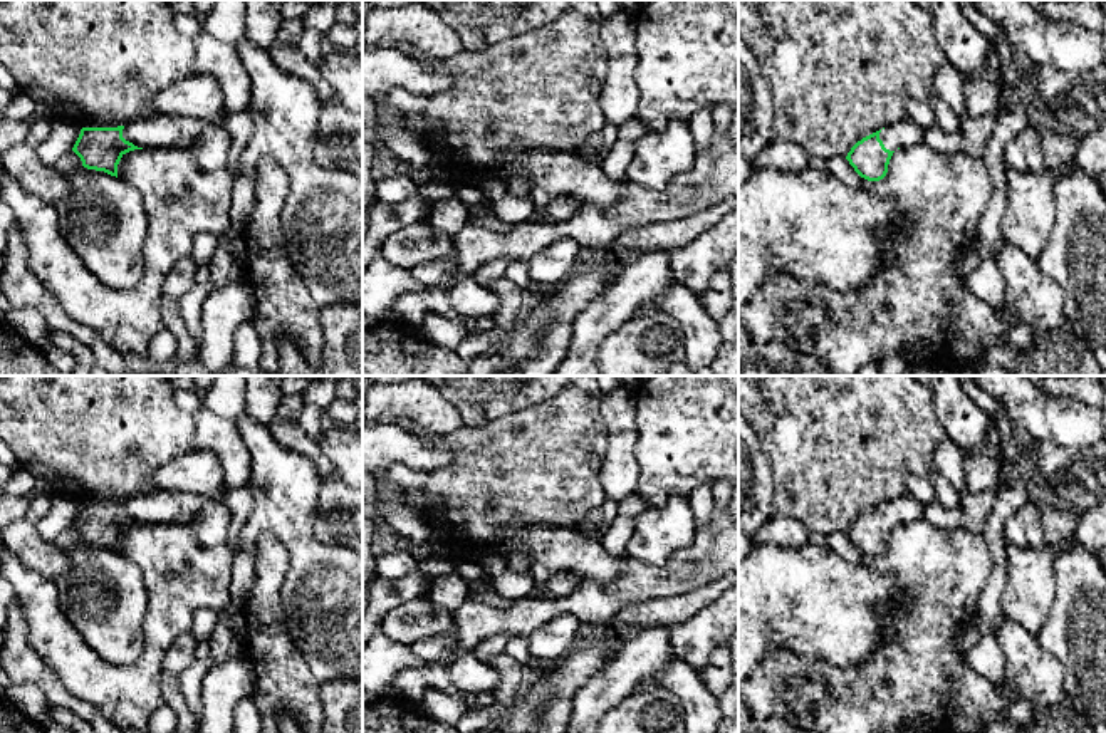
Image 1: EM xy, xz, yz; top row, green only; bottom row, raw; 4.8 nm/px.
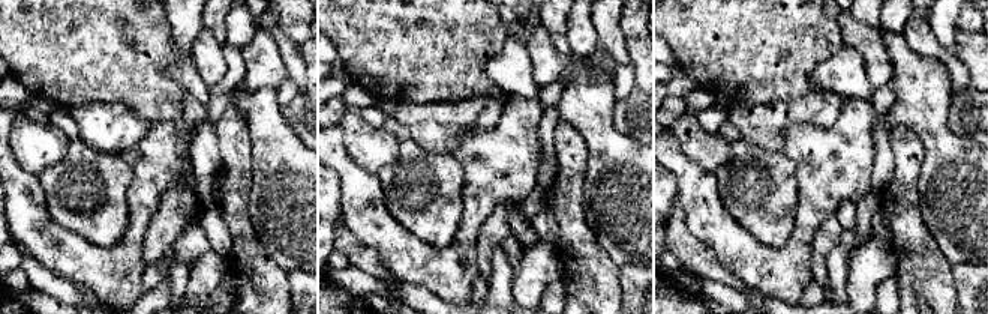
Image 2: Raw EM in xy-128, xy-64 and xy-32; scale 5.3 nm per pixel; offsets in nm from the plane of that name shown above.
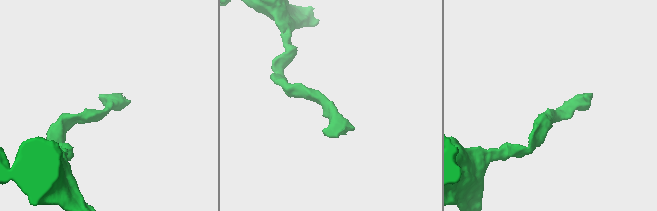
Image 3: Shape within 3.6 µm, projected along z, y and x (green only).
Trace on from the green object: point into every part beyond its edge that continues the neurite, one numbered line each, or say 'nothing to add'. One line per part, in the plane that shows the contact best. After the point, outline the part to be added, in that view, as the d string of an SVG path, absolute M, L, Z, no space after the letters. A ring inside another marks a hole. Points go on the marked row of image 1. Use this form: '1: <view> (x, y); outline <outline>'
1: xy (166, 131); outline M156 114L148 119L124 124L123 138L138 148L186 148L198 141L201 133L220 122L188 117L183 114Z

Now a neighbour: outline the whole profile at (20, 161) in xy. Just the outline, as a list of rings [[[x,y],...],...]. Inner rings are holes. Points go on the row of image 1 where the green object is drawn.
[[[30,141],[7,149],[2,164],[25,193],[49,205],[55,205],[69,190],[67,174],[44,164]]]

